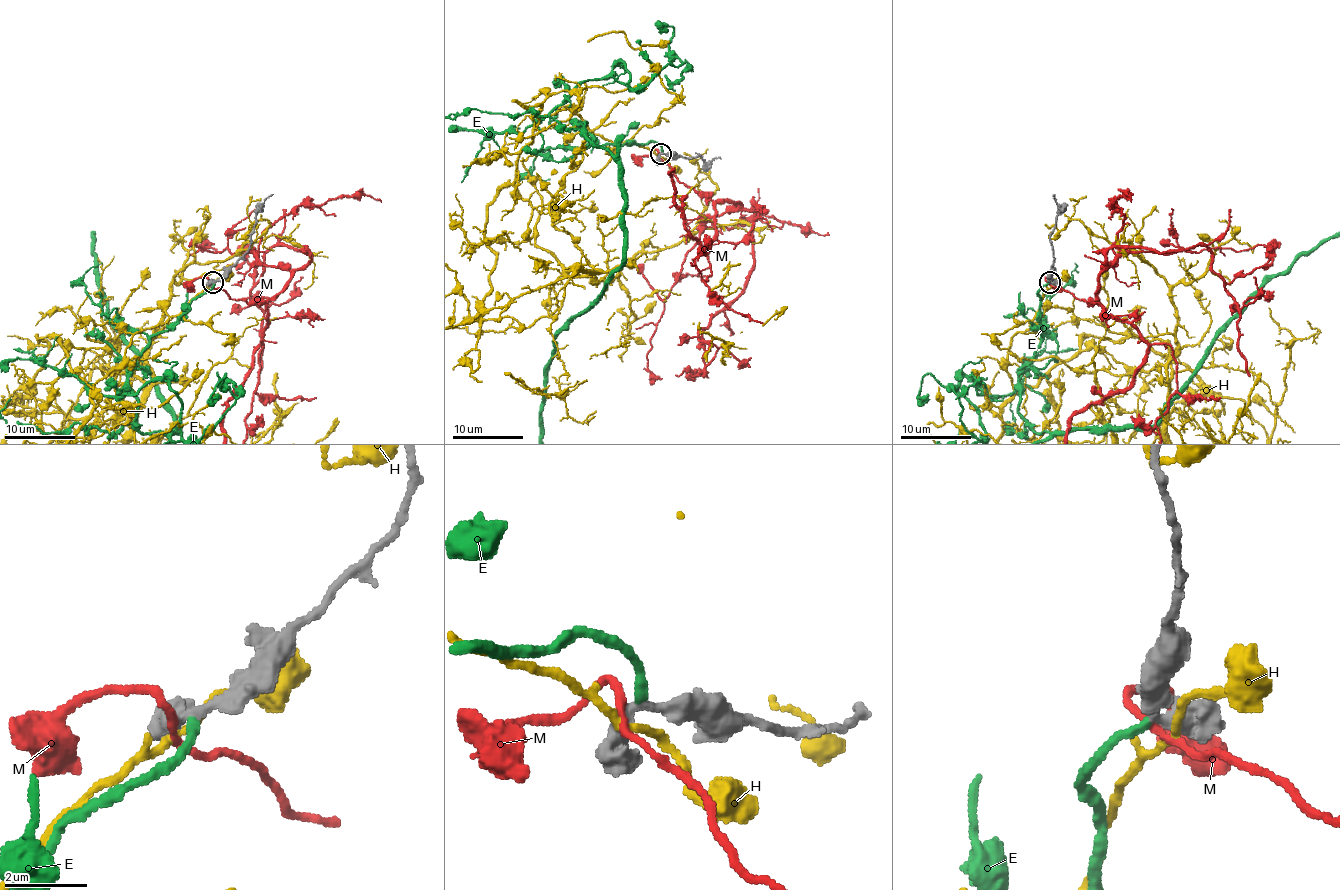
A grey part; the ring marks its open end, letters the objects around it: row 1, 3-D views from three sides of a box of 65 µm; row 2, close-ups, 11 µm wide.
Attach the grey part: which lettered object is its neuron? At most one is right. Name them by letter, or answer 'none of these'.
E

